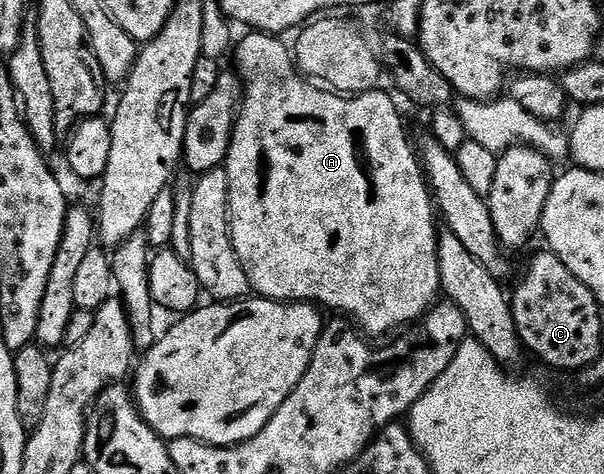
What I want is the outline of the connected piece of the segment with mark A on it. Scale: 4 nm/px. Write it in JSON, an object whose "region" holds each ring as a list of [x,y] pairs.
{"region":[[[248,33],[248,36],[241,43],[239,40],[234,47],[234,67],[244,88],[244,98],[240,101],[240,110],[236,116],[228,158],[224,161],[223,169],[230,181],[228,220],[238,261],[242,261],[242,269],[246,269],[246,277],[257,296],[279,299],[282,303],[310,303],[321,309],[329,307],[332,313],[343,313],[364,333],[377,331],[384,335],[387,331],[399,332],[421,319],[441,294],[436,244],[438,215],[434,210],[432,192],[422,164],[414,150],[413,140],[408,140],[404,119],[390,96],[383,95],[380,89],[373,89],[362,95],[349,97],[309,81],[298,70],[289,44],[287,47],[280,39],[283,38],[272,33]]]}

